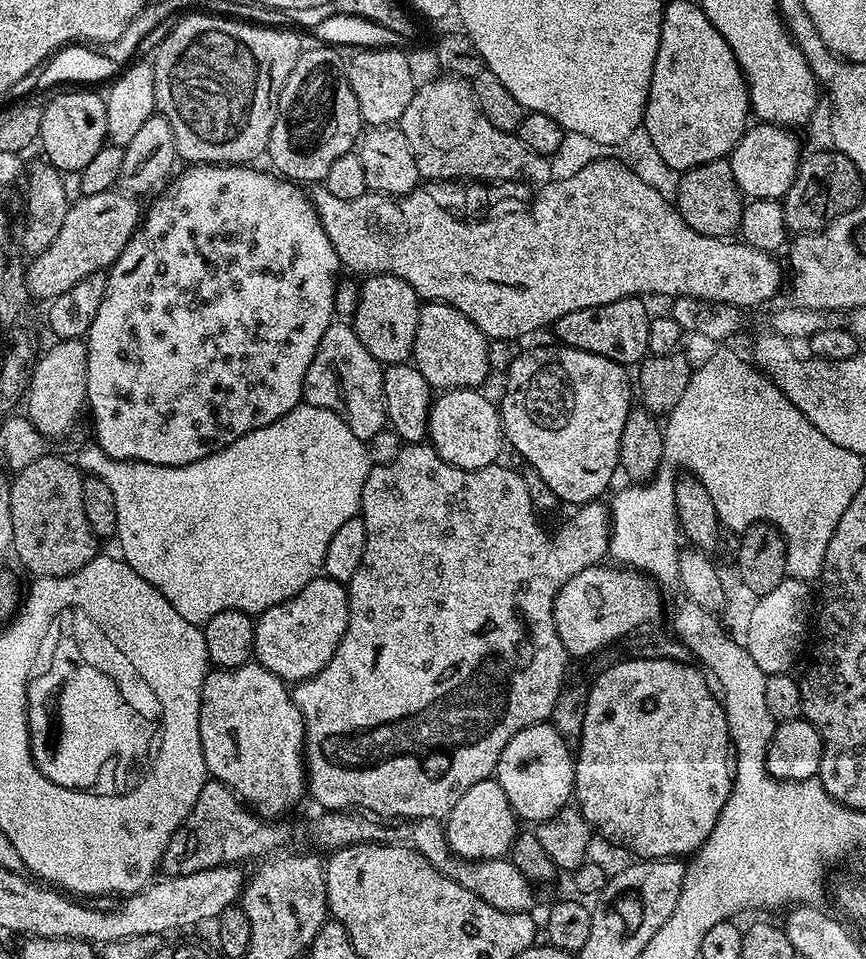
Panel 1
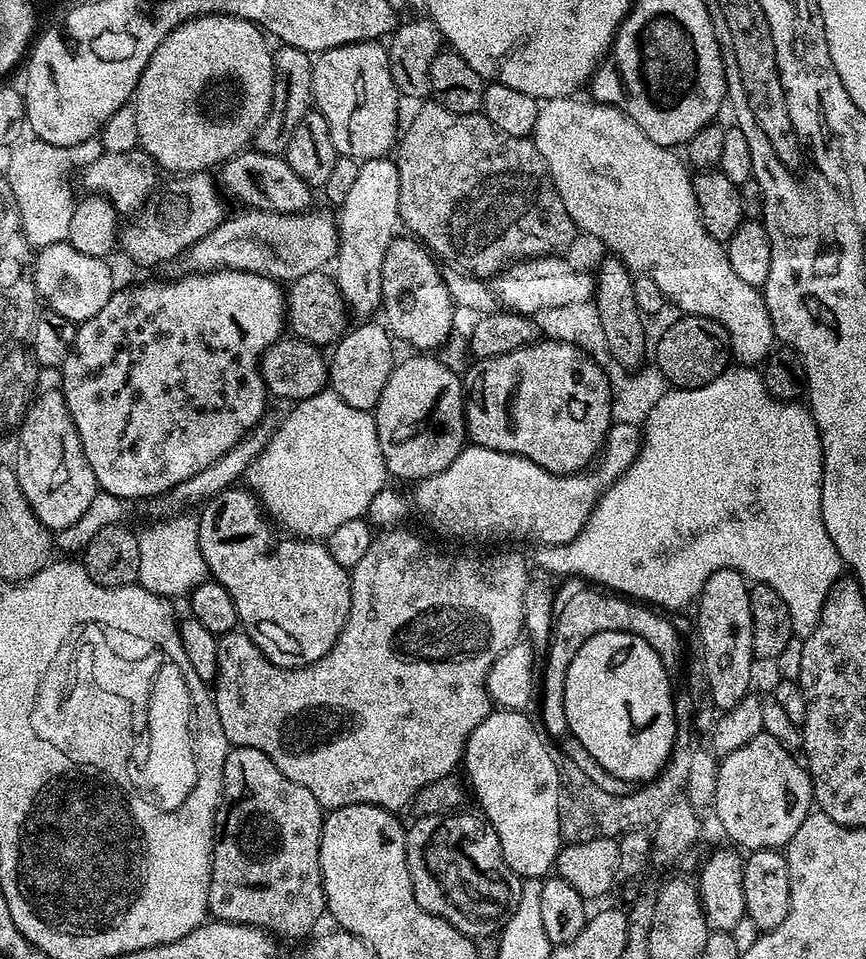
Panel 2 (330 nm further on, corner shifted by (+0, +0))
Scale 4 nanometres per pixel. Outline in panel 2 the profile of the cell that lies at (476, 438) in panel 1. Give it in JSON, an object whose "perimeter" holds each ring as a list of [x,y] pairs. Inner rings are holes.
{"perimeter":[[[412,354],[409,360],[395,365],[386,378],[386,387],[382,390],[382,398],[378,398],[374,409],[378,426],[378,442],[382,446],[382,458],[386,462],[389,473],[400,480],[419,482],[427,476],[438,474],[458,458],[458,454],[466,446],[466,425],[464,422],[465,390],[459,375],[450,371],[432,354]]]}

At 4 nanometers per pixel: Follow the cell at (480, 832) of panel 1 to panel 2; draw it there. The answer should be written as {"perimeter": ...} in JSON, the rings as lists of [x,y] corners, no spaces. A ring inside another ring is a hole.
{"perimeter":[[[456,810],[447,816],[413,819],[406,832],[406,858],[414,898],[422,910],[450,922],[473,938],[495,937],[522,896],[521,877],[506,866],[492,823],[483,815]]]}

